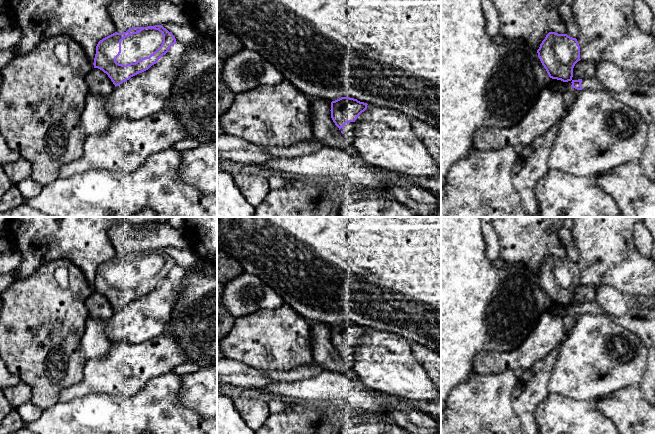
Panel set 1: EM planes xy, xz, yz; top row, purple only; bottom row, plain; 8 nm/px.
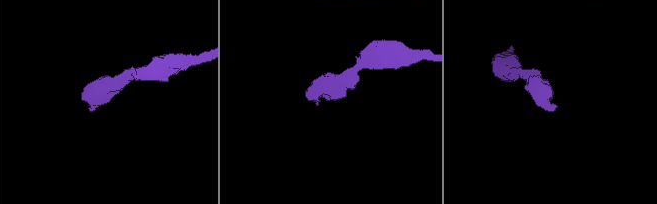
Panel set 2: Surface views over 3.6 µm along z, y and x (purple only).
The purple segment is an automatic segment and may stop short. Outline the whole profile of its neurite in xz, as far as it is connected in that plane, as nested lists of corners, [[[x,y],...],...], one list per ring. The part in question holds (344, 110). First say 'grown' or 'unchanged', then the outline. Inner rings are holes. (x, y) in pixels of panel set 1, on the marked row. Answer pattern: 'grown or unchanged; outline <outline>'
grown; outline [[[341,97],[331,102],[331,118],[348,143],[354,143],[354,122],[367,109],[367,105],[350,97]]]

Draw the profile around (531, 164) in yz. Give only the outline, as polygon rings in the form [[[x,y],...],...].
[[[559,123],[538,136],[517,154],[512,167],[512,183],[520,194],[528,216],[537,217],[538,204],[535,196],[537,182],[549,171],[548,159]]]

